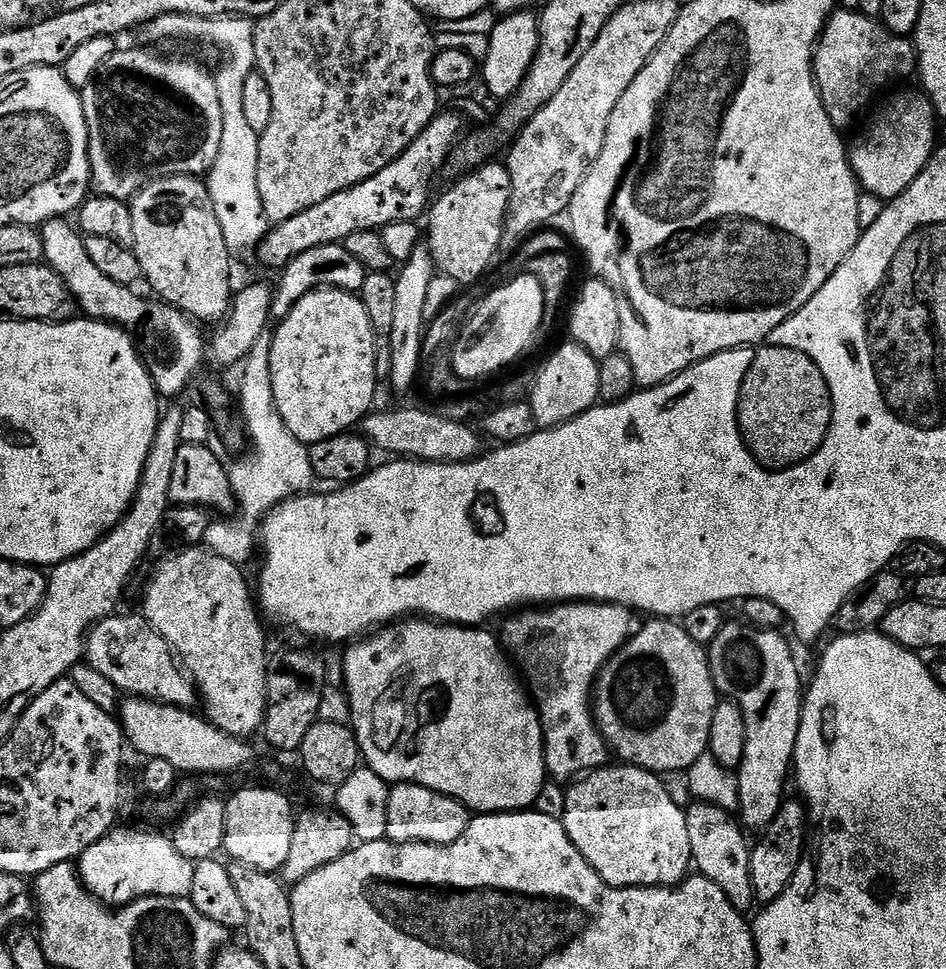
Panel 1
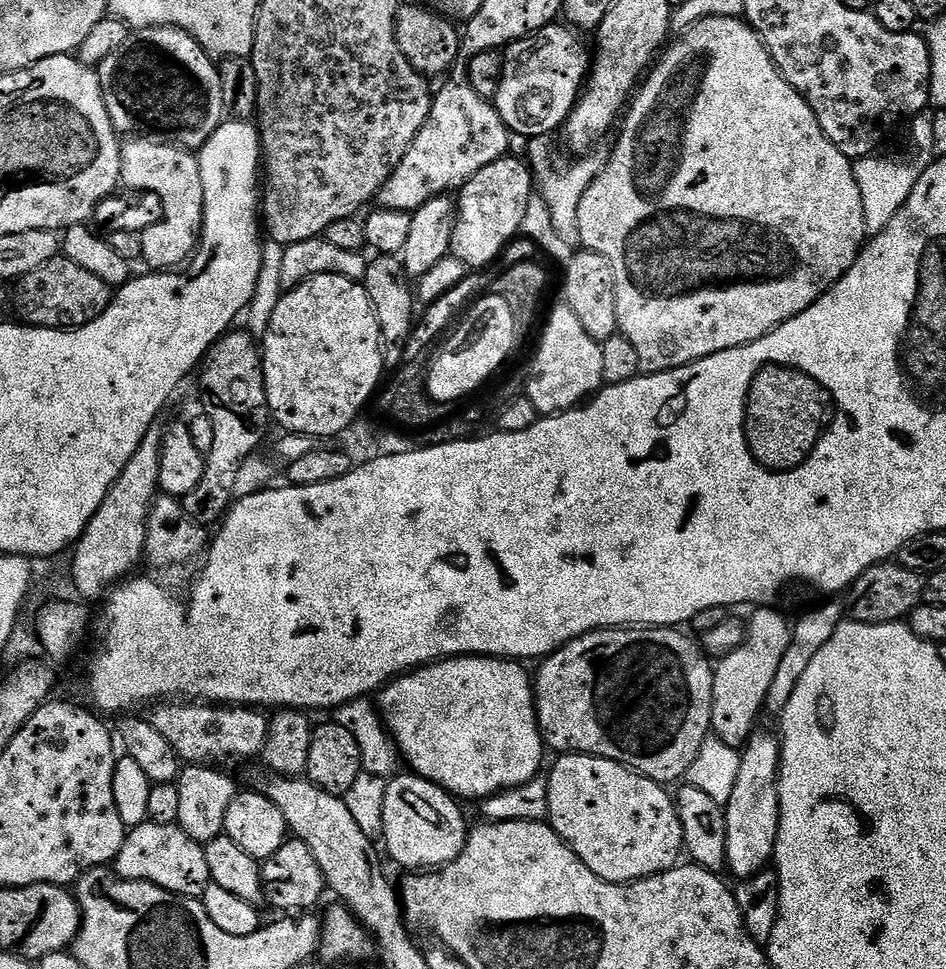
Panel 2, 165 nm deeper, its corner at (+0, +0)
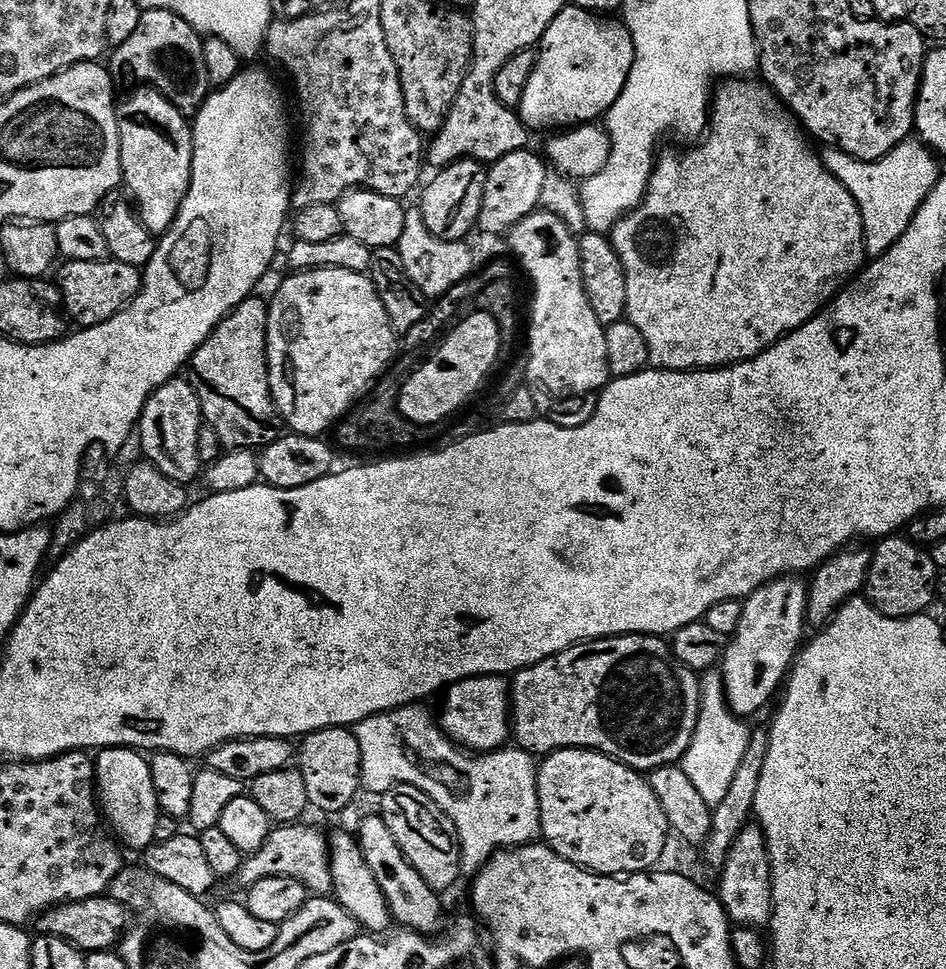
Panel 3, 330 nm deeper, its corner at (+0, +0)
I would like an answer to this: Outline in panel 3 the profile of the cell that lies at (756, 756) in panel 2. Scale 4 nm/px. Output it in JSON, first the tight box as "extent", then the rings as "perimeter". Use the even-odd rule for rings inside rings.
{"extent":[718,826,772,930],"perimeter":[[[749,826],[734,838],[734,846],[722,865],[718,895],[733,925],[757,930],[772,923],[772,867],[770,850],[759,826]]]}

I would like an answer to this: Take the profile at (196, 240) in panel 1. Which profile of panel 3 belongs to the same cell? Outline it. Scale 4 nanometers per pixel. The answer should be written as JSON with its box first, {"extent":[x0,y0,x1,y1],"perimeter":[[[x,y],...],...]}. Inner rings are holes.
{"extent":[116,86,194,234],"perimeter":[[[147,86],[133,87],[128,97],[119,101],[116,109],[118,134],[120,135],[120,171],[122,184],[136,195],[134,207],[140,213],[140,221],[154,234],[168,231],[180,212],[182,202],[190,190],[194,146],[192,145],[192,124],[189,117],[178,110],[162,93]]]}

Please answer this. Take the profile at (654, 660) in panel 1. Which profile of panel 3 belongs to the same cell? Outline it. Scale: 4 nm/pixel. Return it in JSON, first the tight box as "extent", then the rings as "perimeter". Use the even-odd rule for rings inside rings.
{"extent":[510,636,700,774],"perimeter":[[[605,636],[603,640],[585,640],[562,650],[556,656],[538,662],[533,668],[521,668],[510,680],[510,732],[515,747],[528,752],[533,758],[549,756],[562,748],[586,748],[590,752],[600,752],[613,760],[621,760],[626,766],[635,768],[641,774],[651,774],[656,768],[667,764],[679,765],[694,738],[700,713],[700,676],[687,668],[672,652],[671,643],[659,636]]]}

